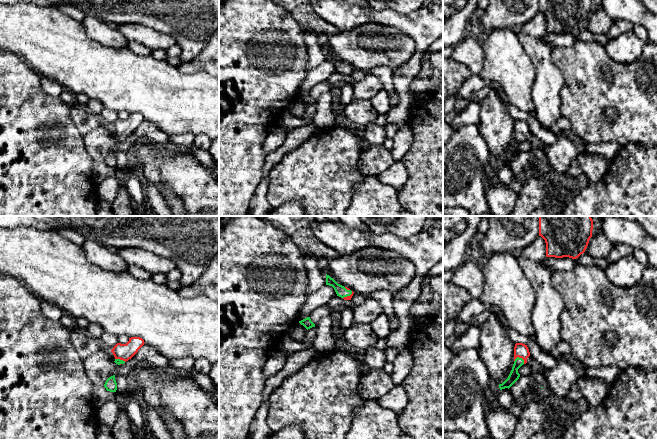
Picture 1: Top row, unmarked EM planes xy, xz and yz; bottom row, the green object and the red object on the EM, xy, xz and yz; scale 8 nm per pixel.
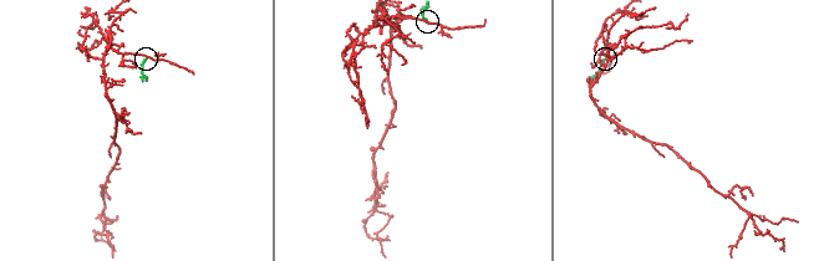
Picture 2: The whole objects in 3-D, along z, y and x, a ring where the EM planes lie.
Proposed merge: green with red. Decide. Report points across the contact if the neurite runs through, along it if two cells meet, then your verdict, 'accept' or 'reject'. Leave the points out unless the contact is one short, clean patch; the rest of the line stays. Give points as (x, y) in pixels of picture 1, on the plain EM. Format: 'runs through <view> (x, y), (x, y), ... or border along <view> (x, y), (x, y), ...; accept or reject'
runs through yz (514, 151), (514, 145), (520, 134), (521, 126); accept

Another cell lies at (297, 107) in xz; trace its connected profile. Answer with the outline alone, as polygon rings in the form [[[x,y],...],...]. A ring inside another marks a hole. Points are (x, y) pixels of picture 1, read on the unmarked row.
[[[297,98],[289,104],[288,109],[294,117],[302,118],[305,113],[306,107],[307,105],[299,98]]]

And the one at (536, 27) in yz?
[[[538,12],[529,22],[518,28],[522,33],[536,38],[543,38],[546,34],[545,16]]]

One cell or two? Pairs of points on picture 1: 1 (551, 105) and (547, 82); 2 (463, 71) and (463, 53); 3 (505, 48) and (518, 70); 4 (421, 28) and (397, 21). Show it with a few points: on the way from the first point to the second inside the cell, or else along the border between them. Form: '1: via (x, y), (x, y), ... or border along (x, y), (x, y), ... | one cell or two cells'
1: via (547, 99), (547, 88) | one cell
2: border along (453, 58), (463, 63), (472, 73) | two cells
3: via (505, 53), (505, 57), (513, 65) | one cell
4: via (415, 24), (403, 22) | one cell

